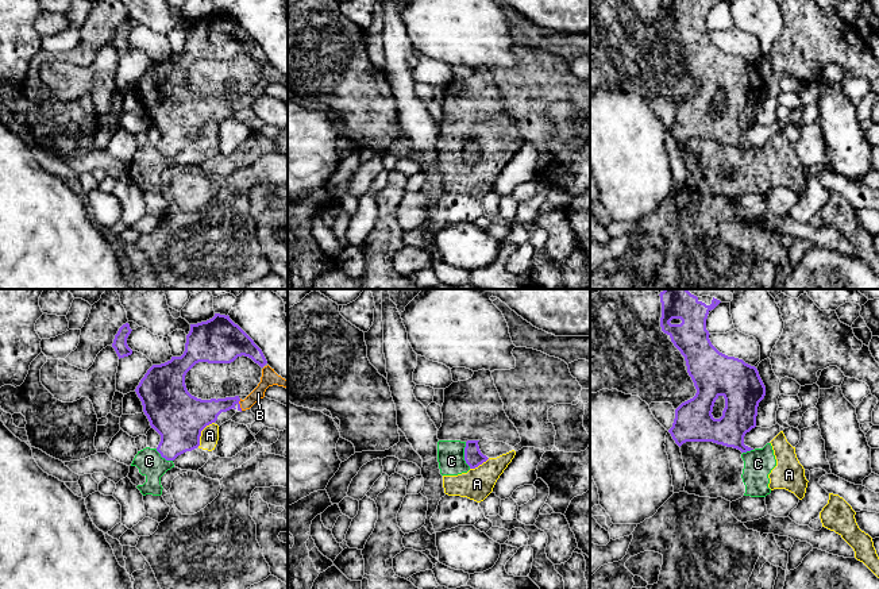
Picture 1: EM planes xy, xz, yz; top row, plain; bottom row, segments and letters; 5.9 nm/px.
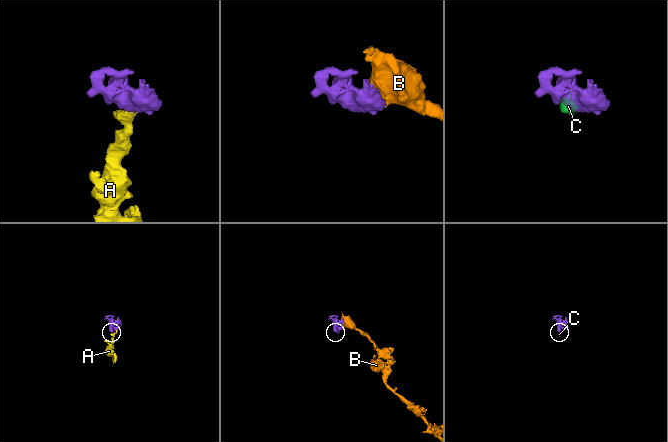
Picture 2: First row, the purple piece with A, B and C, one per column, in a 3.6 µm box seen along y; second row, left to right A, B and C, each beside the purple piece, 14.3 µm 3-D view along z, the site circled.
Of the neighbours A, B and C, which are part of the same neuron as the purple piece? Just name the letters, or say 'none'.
B

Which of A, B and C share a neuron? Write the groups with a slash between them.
A C / B

